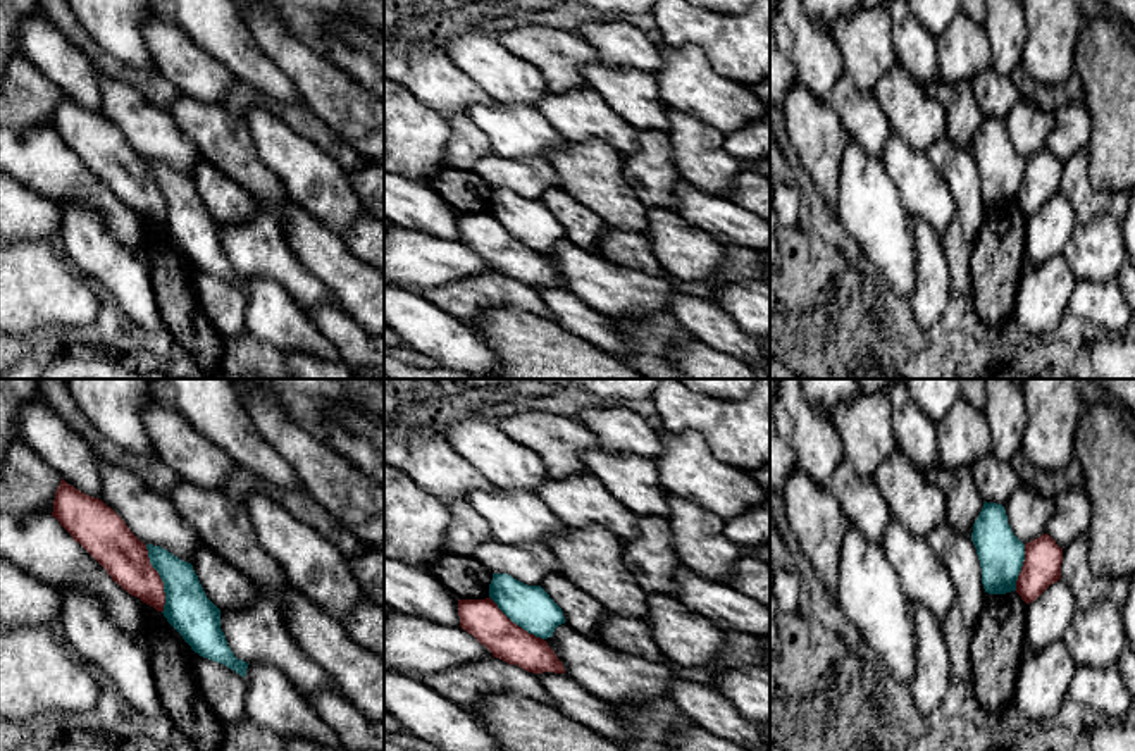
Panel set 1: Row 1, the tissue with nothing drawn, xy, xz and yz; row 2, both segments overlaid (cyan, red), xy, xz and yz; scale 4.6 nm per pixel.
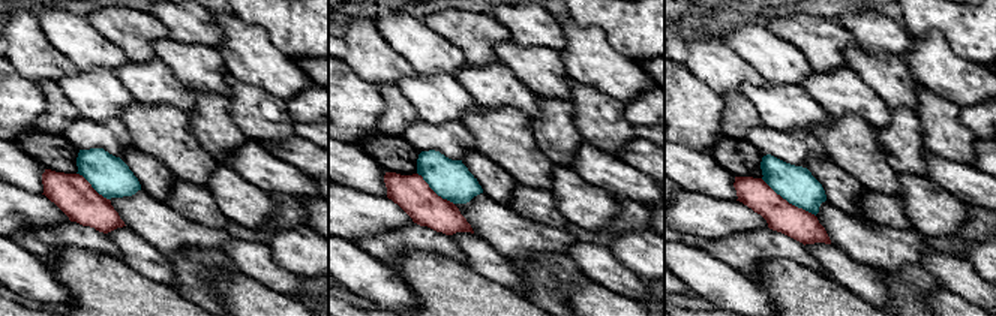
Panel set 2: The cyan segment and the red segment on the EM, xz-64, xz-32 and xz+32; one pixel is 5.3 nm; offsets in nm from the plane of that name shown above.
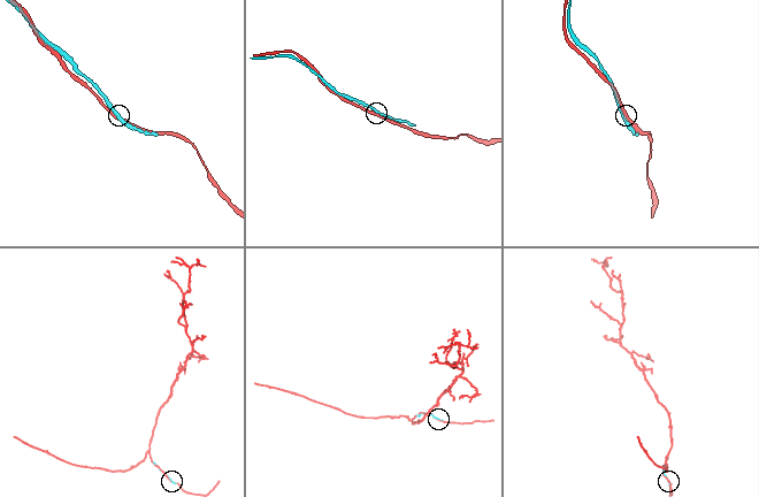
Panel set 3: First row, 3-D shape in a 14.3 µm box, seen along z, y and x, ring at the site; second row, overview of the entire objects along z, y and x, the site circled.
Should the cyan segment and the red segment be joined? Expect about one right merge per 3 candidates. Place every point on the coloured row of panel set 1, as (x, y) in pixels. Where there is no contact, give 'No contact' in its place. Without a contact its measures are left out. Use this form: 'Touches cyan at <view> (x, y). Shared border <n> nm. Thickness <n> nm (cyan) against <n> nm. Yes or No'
Touches cyan at xy (161, 577). Shared border 340 nm. Thickness 220 nm (cyan) against 220 nm. No

